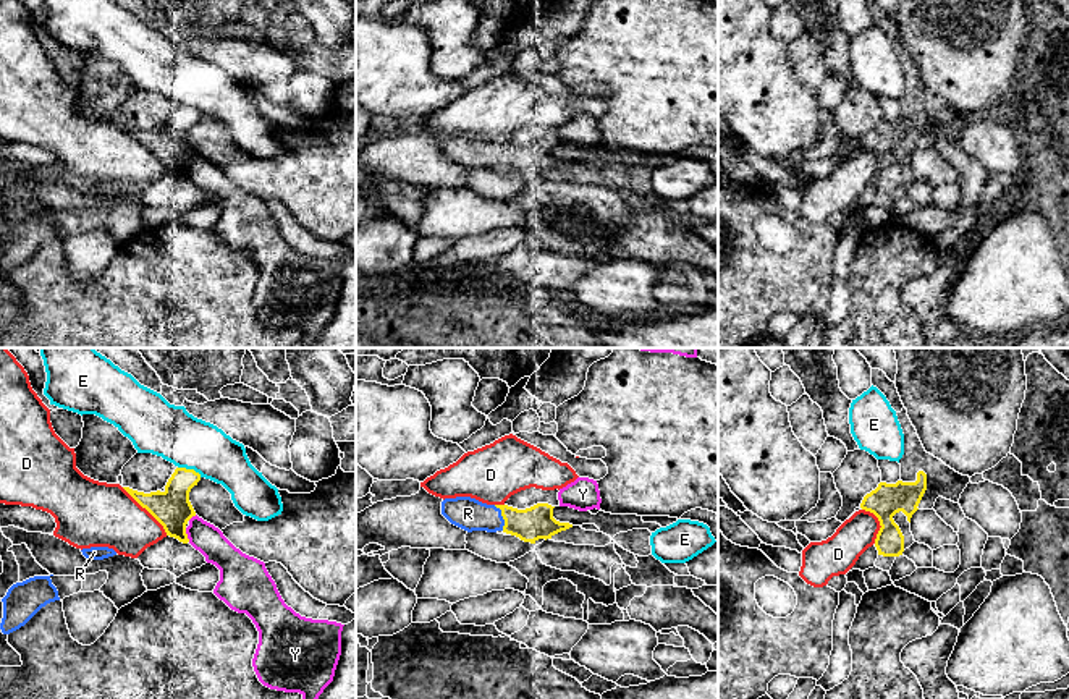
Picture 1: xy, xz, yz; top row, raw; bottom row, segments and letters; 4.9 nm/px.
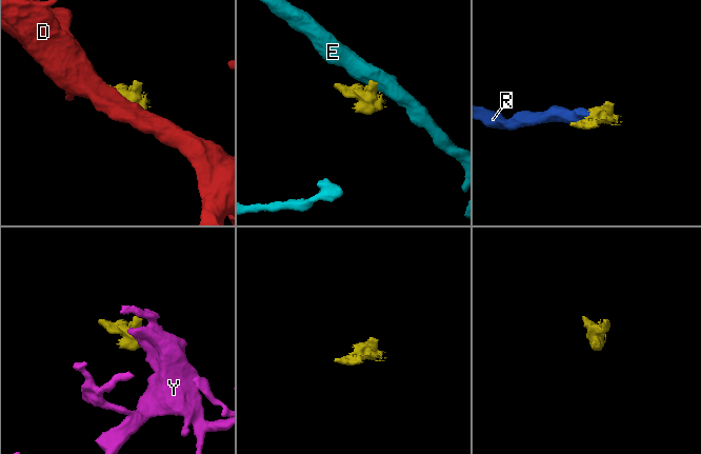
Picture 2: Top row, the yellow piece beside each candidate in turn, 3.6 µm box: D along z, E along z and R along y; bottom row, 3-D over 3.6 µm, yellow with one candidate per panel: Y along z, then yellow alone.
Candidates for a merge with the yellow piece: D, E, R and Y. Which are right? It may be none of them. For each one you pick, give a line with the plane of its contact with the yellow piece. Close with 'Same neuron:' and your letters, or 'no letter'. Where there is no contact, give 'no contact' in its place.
R: meets yellow in xz
Same neuron: R

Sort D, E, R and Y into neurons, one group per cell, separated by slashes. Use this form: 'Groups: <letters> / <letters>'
Groups: D / E / R / Y

